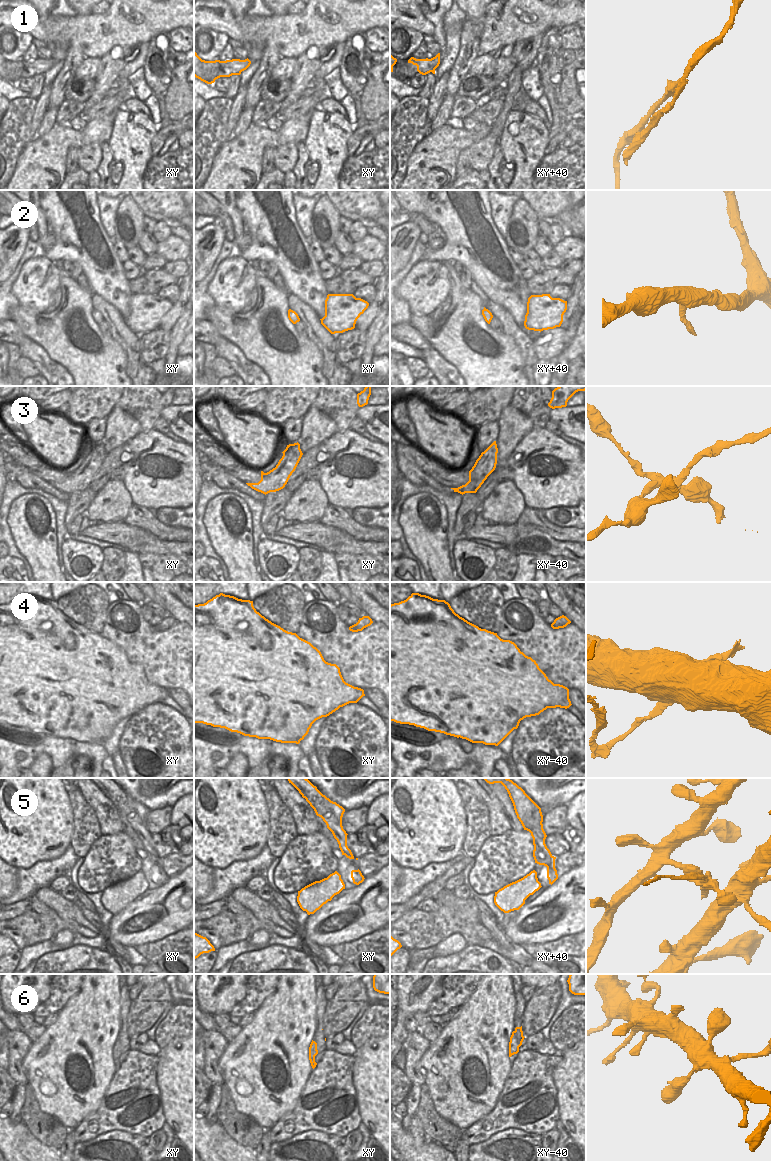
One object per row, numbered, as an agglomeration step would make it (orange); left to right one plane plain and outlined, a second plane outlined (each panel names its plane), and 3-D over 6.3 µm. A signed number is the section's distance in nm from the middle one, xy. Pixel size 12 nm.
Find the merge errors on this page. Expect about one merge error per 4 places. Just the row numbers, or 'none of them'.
1, 3, 4, 5

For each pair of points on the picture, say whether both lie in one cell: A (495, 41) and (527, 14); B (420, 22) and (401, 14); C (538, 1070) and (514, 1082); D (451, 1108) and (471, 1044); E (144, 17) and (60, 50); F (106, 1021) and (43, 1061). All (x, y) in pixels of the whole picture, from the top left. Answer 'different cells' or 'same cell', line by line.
A: same cell
B: same cell
C: same cell
D: same cell
E: different cells
F: same cell

